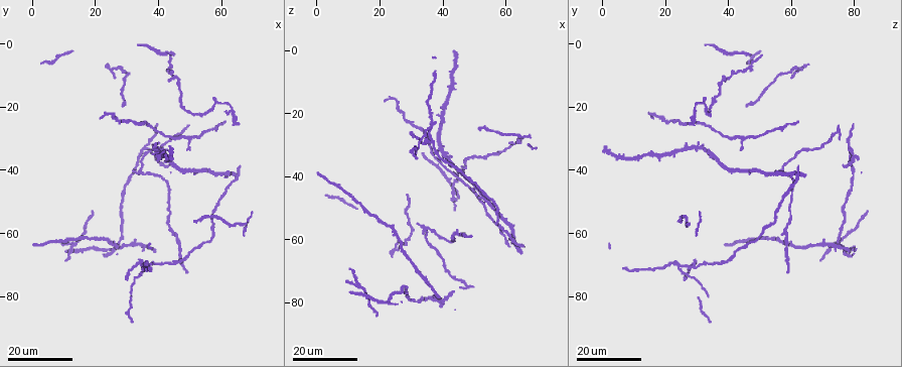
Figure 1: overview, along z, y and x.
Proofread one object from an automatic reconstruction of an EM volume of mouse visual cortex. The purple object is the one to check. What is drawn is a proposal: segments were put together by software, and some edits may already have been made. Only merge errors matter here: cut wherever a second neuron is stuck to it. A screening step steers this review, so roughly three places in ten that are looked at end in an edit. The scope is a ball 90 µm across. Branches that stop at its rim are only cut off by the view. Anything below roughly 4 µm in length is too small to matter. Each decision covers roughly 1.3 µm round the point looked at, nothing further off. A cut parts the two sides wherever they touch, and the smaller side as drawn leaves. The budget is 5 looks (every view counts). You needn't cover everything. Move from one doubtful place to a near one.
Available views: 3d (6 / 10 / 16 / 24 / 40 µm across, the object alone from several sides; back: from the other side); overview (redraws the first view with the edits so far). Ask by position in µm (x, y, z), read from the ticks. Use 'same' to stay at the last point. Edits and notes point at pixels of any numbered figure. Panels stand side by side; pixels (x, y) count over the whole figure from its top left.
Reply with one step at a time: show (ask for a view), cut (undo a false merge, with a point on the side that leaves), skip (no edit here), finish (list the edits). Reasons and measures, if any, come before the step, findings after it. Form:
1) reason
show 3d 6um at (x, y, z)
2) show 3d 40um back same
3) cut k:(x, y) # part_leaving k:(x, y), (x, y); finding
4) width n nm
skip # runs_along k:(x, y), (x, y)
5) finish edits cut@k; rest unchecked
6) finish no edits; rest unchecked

show 3d 16um at (32.0, 64.0, 70.5)

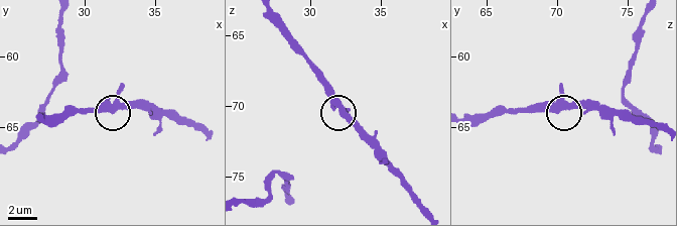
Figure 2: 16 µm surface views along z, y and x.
show 3d 6um at (32.0, 63.8, 69.6)

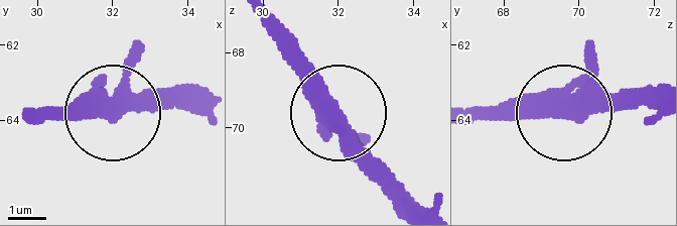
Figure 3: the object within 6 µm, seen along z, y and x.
side_arm 11 um
skip # continuous, no second neuron

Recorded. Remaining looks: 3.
three-way junction
show 3d 16um at (37.0, 70.5, 29.0)

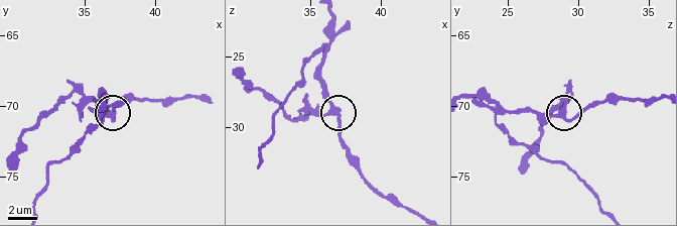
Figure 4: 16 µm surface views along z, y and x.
zoom in
show 3d 6um at (36.6, 70.4, 29.0)

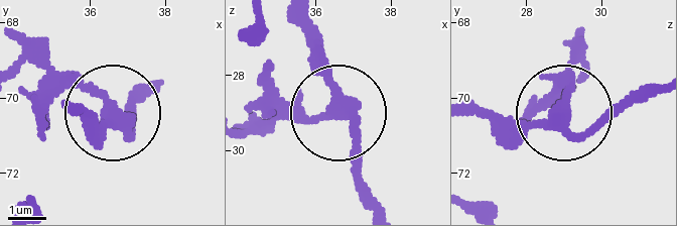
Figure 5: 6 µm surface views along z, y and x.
show 3d 6um back at (36.55, 70.45, 28.80)

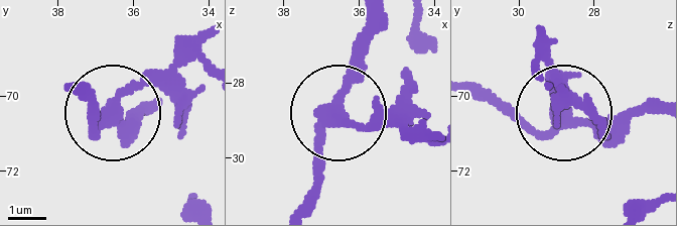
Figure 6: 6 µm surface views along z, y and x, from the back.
width 290 nm
cut 6:(194, 94) # part_leaving 6:(147, 87), (201, 58); two neurons meet here

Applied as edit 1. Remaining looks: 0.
finish edits cut@6; rest unchecked

